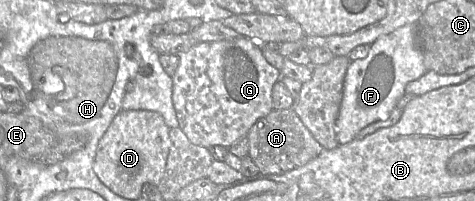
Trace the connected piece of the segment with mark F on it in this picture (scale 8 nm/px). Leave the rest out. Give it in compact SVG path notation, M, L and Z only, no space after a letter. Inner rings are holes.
M417 23L404 25L379 37L370 45L370 51L365 58L351 61L347 68L335 122L338 143L349 143L364 127L388 117L405 94L406 85L426 72L423 54L418 47Z

